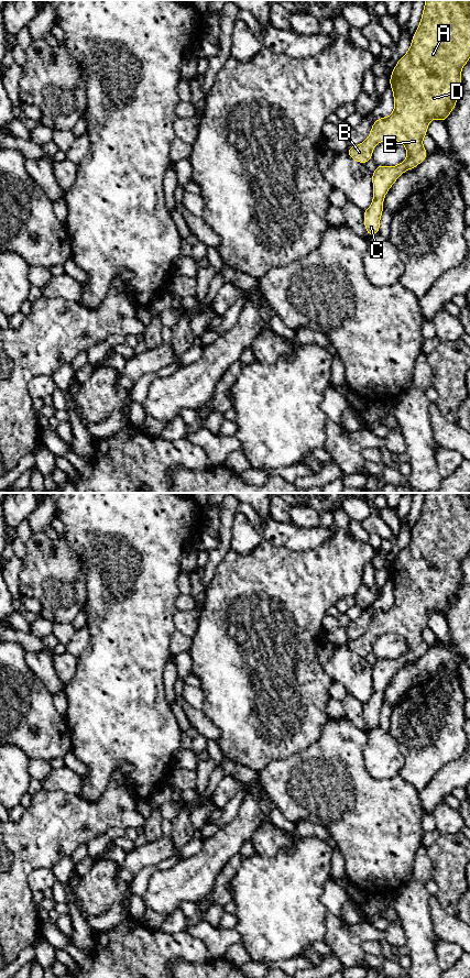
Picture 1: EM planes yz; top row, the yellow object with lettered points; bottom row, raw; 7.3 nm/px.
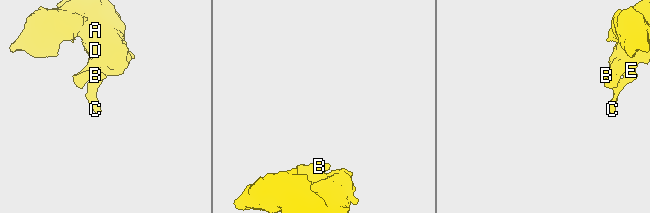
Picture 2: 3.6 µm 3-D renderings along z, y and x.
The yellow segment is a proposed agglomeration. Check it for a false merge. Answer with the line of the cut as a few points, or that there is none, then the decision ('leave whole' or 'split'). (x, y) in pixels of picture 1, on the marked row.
no cut | leave whole

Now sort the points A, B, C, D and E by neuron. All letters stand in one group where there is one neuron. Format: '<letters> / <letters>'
A B C D E

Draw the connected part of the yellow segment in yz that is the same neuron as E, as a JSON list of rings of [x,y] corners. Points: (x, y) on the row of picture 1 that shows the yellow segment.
[[[425,0],[420,23],[414,33],[408,52],[400,58],[390,79],[393,90],[394,111],[386,118],[374,121],[369,138],[357,146],[347,150],[348,155],[367,164],[372,158],[372,151],[378,143],[395,140],[405,145],[407,158],[396,166],[376,165],[372,173],[373,201],[363,211],[368,237],[380,232],[380,219],[383,200],[396,179],[406,169],[413,169],[427,156],[423,147],[423,138],[427,134],[431,119],[446,122],[455,109],[461,92],[461,69],[470,59],[470,0]]]

